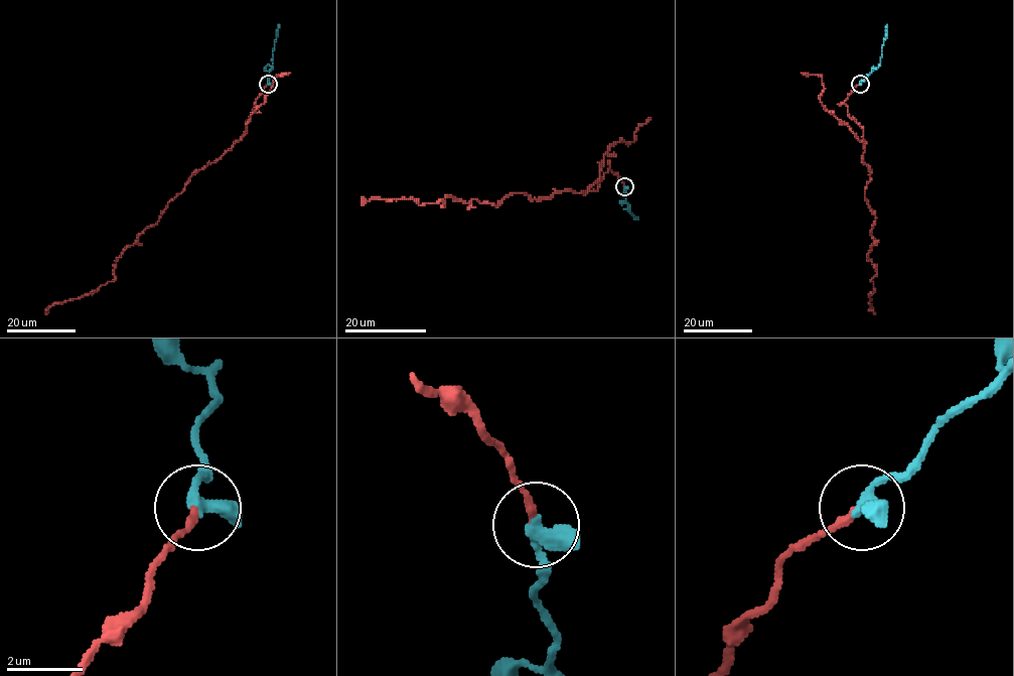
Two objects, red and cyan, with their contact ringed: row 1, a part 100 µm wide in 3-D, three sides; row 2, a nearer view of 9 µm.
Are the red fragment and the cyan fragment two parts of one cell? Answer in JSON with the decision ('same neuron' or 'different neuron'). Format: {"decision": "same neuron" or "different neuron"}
{"decision": "same neuron"}

